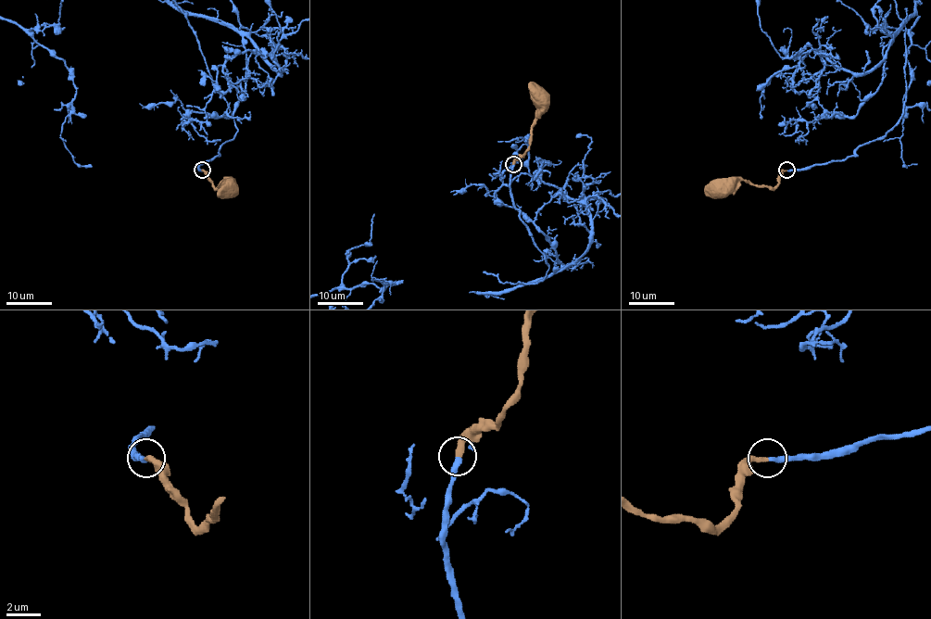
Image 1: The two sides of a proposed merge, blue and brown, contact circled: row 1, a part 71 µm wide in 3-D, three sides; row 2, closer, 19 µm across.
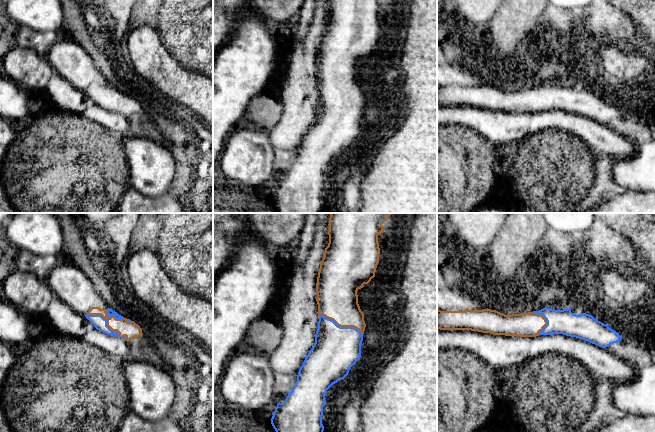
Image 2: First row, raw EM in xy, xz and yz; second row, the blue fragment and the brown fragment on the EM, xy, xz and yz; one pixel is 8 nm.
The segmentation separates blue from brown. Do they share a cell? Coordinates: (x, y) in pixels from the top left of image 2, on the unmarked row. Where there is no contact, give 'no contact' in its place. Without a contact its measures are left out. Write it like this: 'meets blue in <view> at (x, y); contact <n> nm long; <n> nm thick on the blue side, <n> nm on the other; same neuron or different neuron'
meets blue in xy at (106, 96); contact 320 nm long; 100 nm thick on the blue side, 130 nm on the other; same neuron

